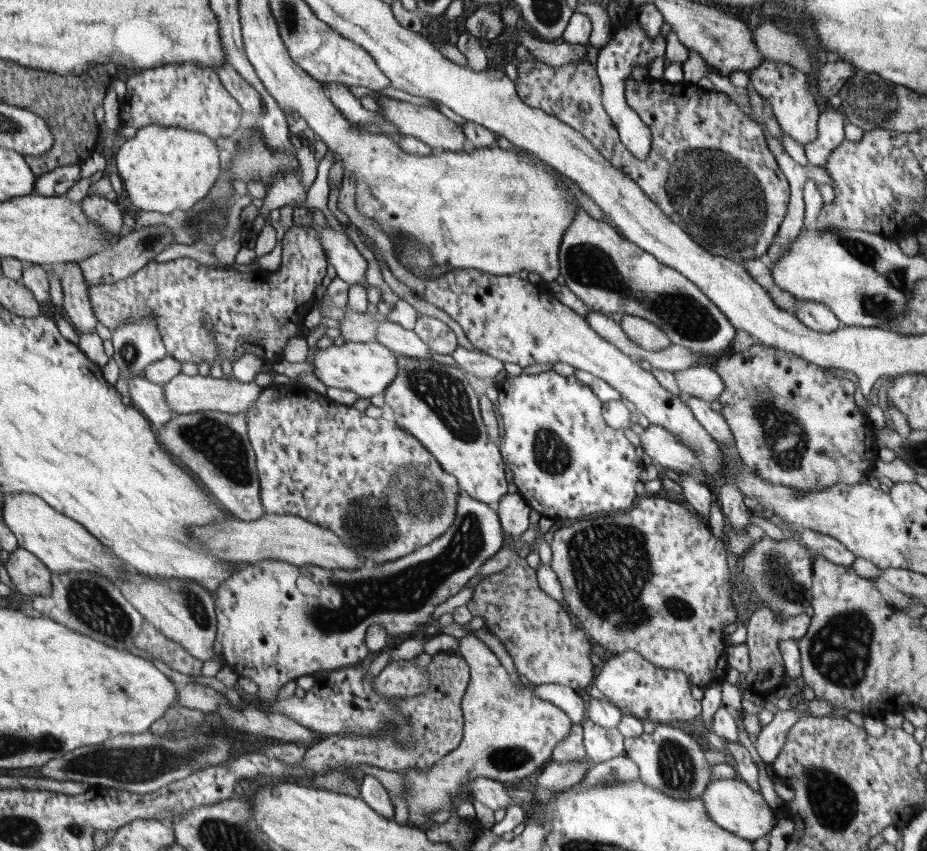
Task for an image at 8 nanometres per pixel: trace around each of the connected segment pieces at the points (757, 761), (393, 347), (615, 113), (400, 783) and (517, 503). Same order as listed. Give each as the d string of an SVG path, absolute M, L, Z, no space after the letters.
M727 680L721 682L721 704L723 704L723 708L725 708L731 716L737 718L737 740L739 740L739 744L749 752L753 764L757 766L757 774L759 774L759 776L757 776L759 792L761 792L765 804L767 804L771 810L777 810L777 808L781 808L783 800L775 794L773 782L771 782L771 778L769 778L767 772L765 772L765 766L767 766L767 764L759 758L757 750L755 750L753 744L749 742L749 736L747 736L743 724L741 724L741 710L743 710L743 708L741 708L741 696L743 696L743 694L739 692L737 686L731 686Z
M385 318L379 322L375 342L387 346L393 354L399 354L399 356L431 358L431 354L429 354L431 348L423 340L419 340L413 330L405 330L399 324L389 322Z
M629 6L629 12L625 16L623 24L615 24L613 26L613 34L609 38L609 42L605 44L605 48L599 50L597 60L595 60L595 70L597 70L597 80L601 82L601 94L603 94L603 110L605 114L611 118L615 130L619 132L619 140L623 142L623 146L639 160L645 160L649 156L651 150L651 130L641 122L641 118L633 112L631 106L625 104L625 84L631 78L631 68L633 66L643 66L647 68L655 58L665 58L665 36L657 36L657 38L649 38L637 24L637 12L633 10L633 6Z
M363 766L357 768L363 776L375 776L383 788L387 790L389 794L389 800L393 802L393 822L399 824L399 826L407 826L409 824L409 806L407 806L407 800L405 800L405 776L397 774L397 772L389 772L389 770L381 770L381 768L375 768L375 766L367 766L365 772L363 772Z
M505 494L497 506L501 532L507 536L513 536L513 538L523 536L523 532L529 530L527 528L529 512L531 512L531 508L523 502L523 498L519 494Z

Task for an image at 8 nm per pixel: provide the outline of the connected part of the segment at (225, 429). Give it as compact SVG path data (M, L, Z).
M199 410L191 414L177 414L171 422L167 422L159 432L159 444L171 454L171 458L177 464L183 464L183 468L191 470L199 486L215 500L223 512L227 512L231 518L241 522L251 522L265 516L261 492L259 492L259 470L255 464L255 450L249 440L249 428L247 418L243 412L219 412L219 410Z

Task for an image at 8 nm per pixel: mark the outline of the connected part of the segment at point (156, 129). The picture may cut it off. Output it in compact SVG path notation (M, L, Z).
M145 126L135 132L133 138L125 140L119 150L115 152L115 166L121 182L125 184L125 194L131 200L133 206L139 210L153 210L161 214L171 214L175 216L177 210L189 212L191 206L199 200L205 198L209 192L211 184L219 180L219 150L215 148L213 138L207 134L195 132L195 130L181 130L173 126Z

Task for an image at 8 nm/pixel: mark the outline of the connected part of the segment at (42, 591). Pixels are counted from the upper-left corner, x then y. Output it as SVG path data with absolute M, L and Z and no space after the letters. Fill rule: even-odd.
M17 548L15 552L9 552L9 560L5 568L11 578L11 584L19 594L31 598L51 596L51 572L29 550Z

